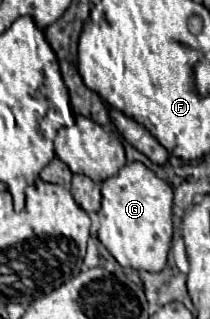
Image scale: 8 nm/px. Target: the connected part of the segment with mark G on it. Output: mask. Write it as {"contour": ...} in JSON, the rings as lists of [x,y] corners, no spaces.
{"contour":[[[143,162],[125,164],[117,178],[111,176],[101,186],[103,202],[99,210],[99,240],[111,256],[133,270],[161,272],[167,264],[167,252],[173,236],[173,188],[161,180]]]}

